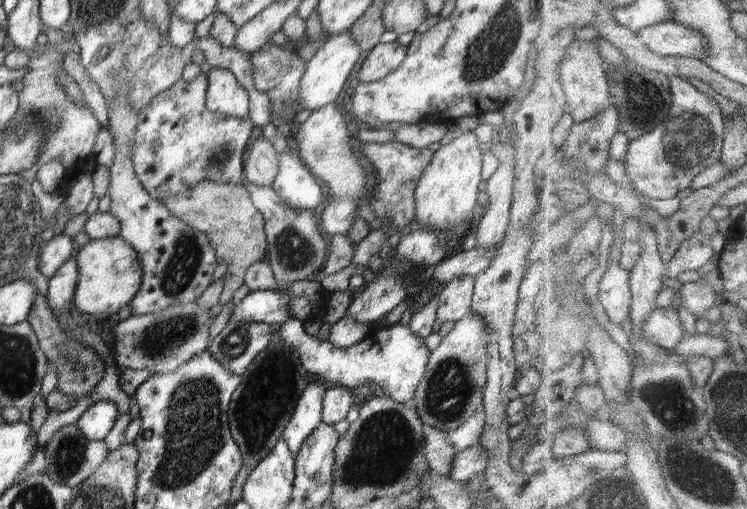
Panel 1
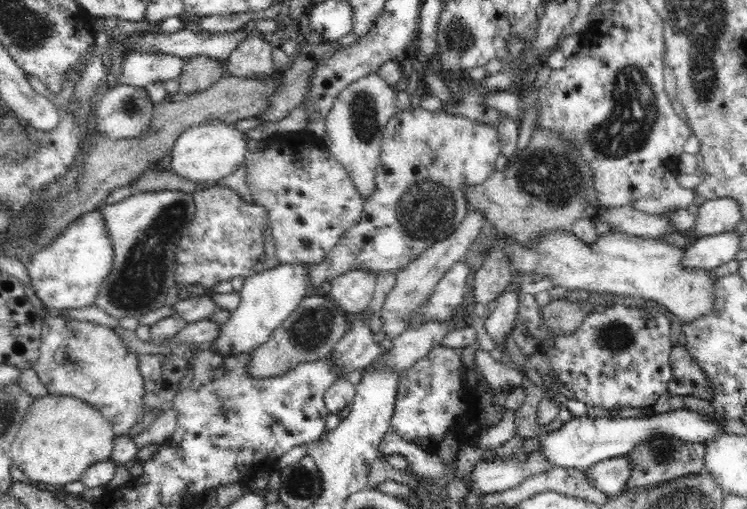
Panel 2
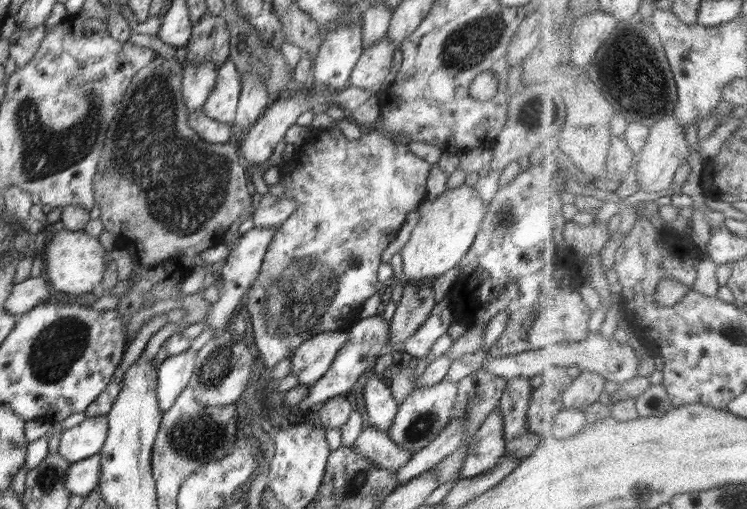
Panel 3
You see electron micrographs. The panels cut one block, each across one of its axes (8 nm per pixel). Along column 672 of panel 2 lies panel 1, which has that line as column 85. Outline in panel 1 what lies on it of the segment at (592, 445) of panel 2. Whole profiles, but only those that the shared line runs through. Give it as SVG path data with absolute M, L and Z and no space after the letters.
M104 400L92 403L75 423L86 438L97 441L107 437L118 417L115 403Z

